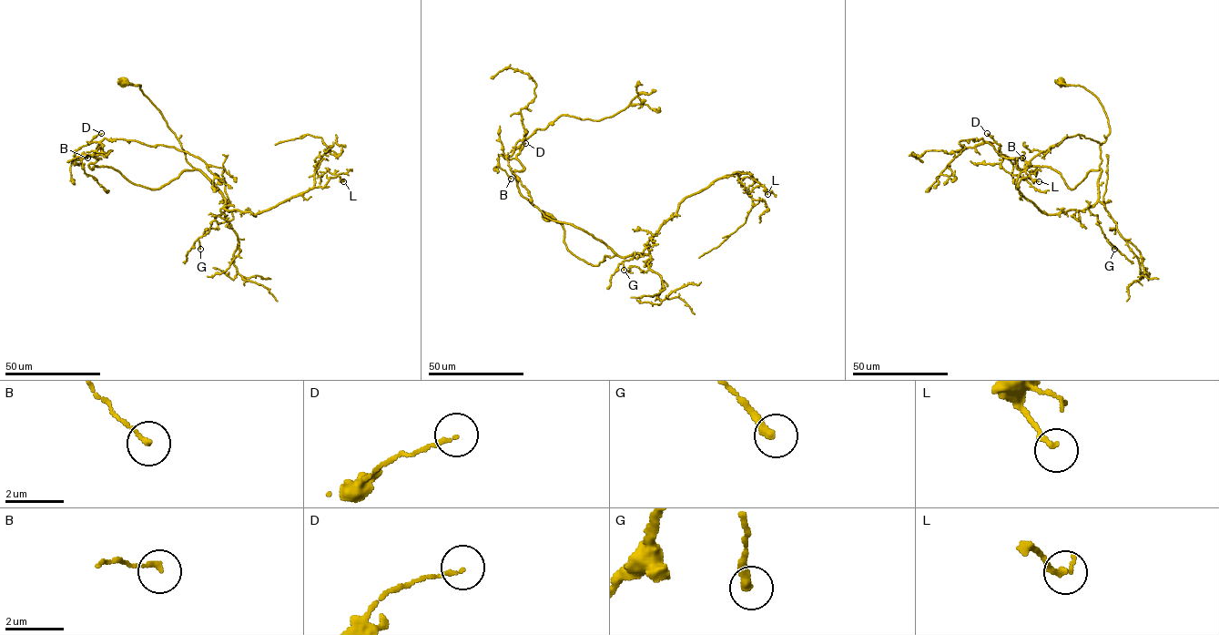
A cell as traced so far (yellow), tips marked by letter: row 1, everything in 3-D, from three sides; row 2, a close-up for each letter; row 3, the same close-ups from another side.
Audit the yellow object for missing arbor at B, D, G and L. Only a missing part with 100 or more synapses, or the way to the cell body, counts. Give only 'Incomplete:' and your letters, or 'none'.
Incomplete: none

